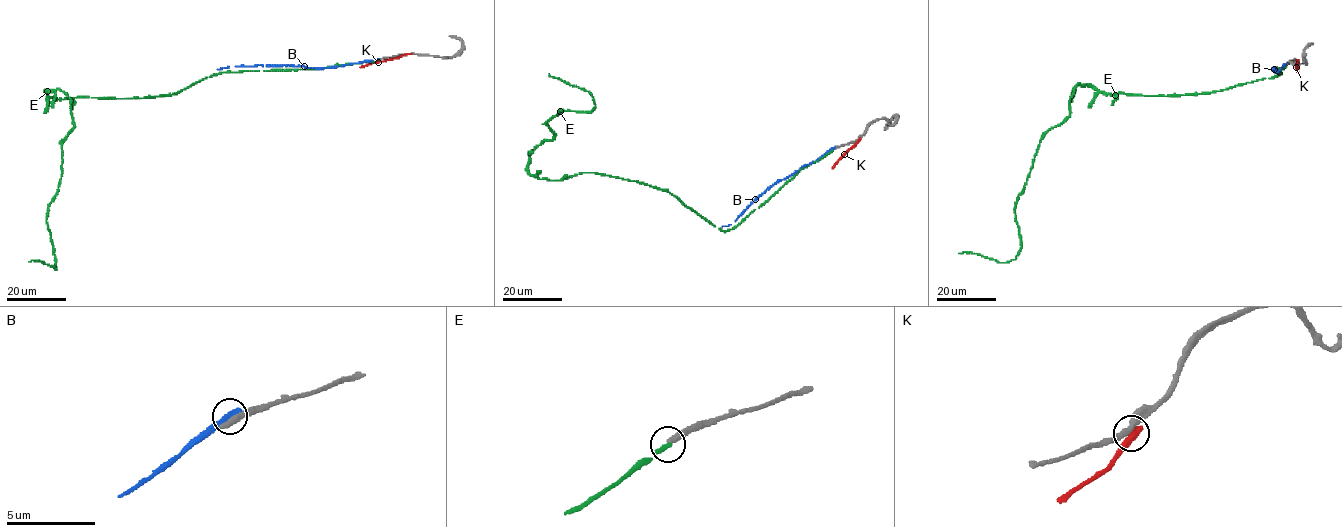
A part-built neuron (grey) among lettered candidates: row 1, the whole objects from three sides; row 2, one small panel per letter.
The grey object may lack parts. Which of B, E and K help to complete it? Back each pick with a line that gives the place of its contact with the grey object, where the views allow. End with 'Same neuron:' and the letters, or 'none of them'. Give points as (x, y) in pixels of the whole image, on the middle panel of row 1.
E: Touches grey at (831, 150)
Same neuron: E

